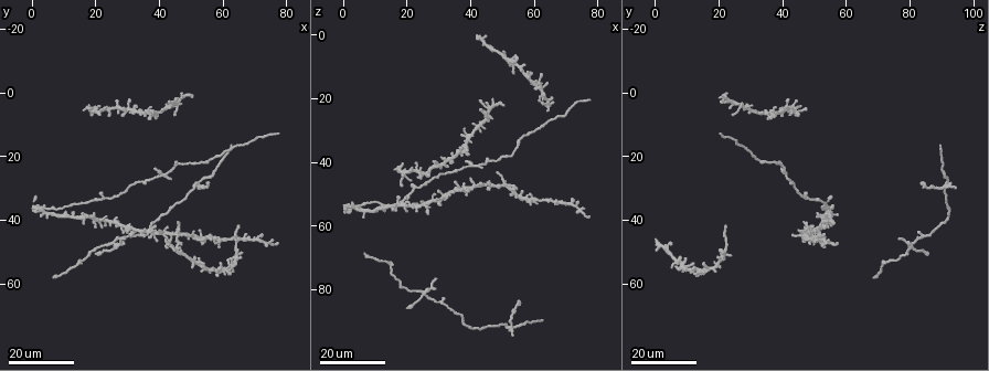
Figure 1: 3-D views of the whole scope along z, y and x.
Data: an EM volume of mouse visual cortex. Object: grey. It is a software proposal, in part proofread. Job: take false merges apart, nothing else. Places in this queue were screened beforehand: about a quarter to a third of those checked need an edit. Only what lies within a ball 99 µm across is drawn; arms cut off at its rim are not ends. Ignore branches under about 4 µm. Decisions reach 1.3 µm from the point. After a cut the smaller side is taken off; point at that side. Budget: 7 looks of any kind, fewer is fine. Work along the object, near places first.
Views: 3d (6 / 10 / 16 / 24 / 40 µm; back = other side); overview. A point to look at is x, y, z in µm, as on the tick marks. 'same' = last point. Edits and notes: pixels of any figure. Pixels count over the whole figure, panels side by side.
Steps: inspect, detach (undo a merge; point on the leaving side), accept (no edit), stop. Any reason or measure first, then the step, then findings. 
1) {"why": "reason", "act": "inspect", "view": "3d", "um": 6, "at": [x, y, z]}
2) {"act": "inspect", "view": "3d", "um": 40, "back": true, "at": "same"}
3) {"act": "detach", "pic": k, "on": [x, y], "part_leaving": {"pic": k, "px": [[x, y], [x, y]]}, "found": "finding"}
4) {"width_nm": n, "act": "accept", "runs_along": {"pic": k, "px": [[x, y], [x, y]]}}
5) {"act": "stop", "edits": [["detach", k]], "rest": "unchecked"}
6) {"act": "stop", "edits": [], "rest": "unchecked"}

{"why": "small branch off a trunk", "act": "inspect", "view": "3d", "um": 16, "at": [51, 46, 47]}

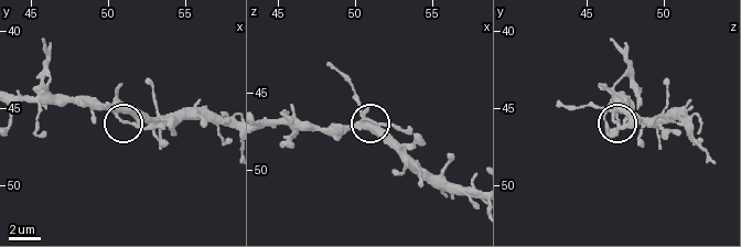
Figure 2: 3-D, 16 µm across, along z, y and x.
{"act": "inspect", "view": "3d", "um": 10, "at": [50.6, 45.2, 46.6]}

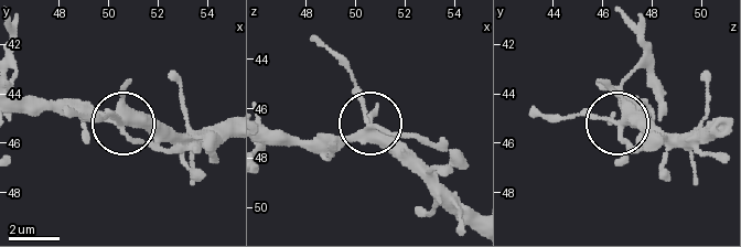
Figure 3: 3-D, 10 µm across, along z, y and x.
{"act": "inspect", "view": "3d", "um": 6, "at": [50.5, 45.2, 46.7]}

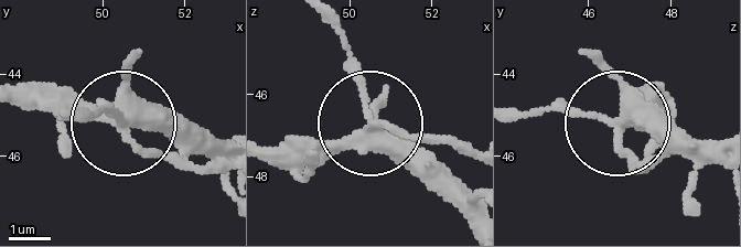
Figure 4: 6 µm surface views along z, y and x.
{"width_nm": 340, "act": "accept", "runs_along": {"pic": 4, "px": [[267, 147], [330, 150], [362, 129], [362, 87], [334, 23]]}, "found": "continuous, no second cell"}

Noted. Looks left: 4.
{"why": "thin arm on a thick one", "act": "inspect", "view": "3d", "um": 16, "at": [62, 56, 16]}

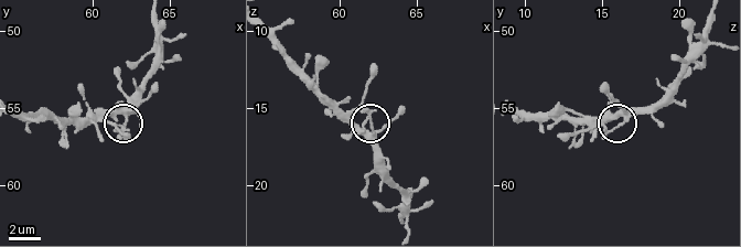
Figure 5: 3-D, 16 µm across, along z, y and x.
{"act": "inspect", "view": "3d", "um": 6, "at": [62.2, 55.4, 16.8]}

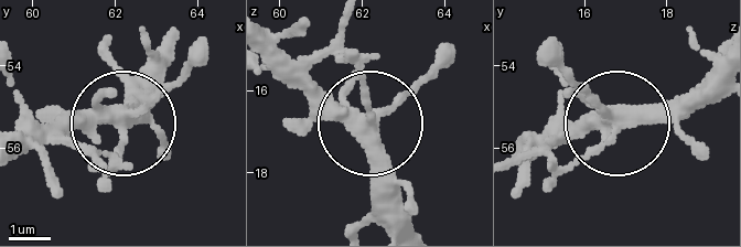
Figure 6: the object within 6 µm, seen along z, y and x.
{"width_nm": 360, "act": "accept", "found": "continuous, no second cell"}

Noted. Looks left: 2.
{"why": "three arms meet", "act": "inspect", "view": "3d", "um": 16, "at": [51, 29, 92]}

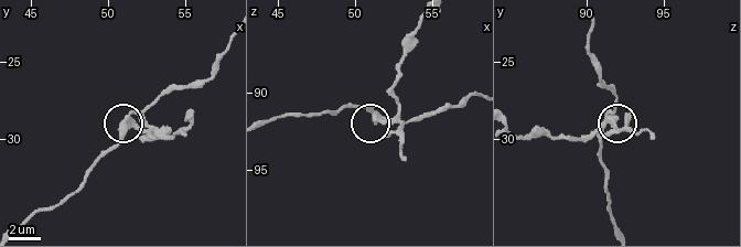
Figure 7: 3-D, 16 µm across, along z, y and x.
{"why": "closer look", "act": "inspect", "view": "3d", "um": 6, "at": [51.4, 28.8, 91.8]}

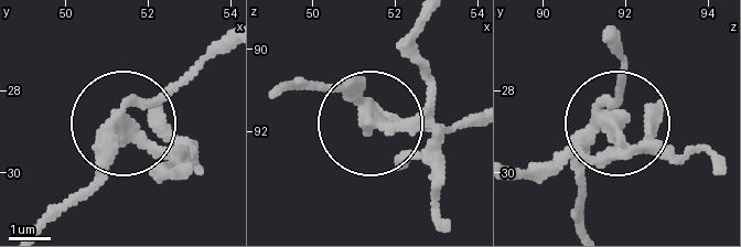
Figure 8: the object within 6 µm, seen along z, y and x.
{"side_arm_um": 11, "act": "detach", "pic": 8, "on": [401, 157], "part_leaving": {"pic": 8, "px": [[371, 106], [398, 120], [427, 96], [420, 22]]}, "found": "two cells meet here"}

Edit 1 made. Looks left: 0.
{"act": "stop", "edits": [["detach", 8]], "rest": "unchecked"}

